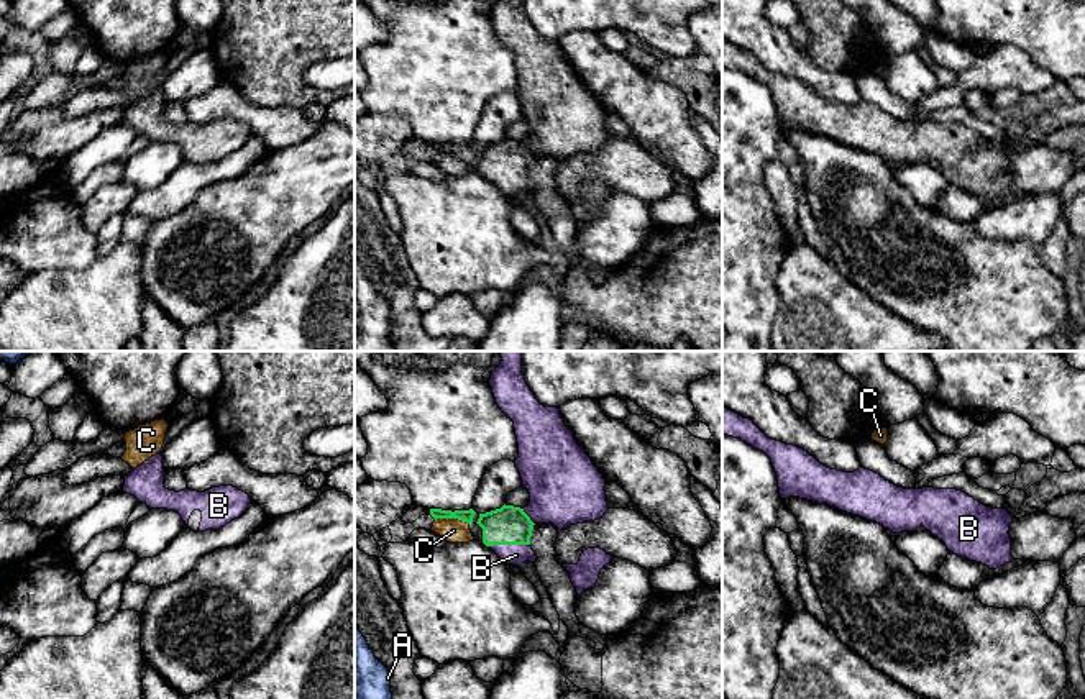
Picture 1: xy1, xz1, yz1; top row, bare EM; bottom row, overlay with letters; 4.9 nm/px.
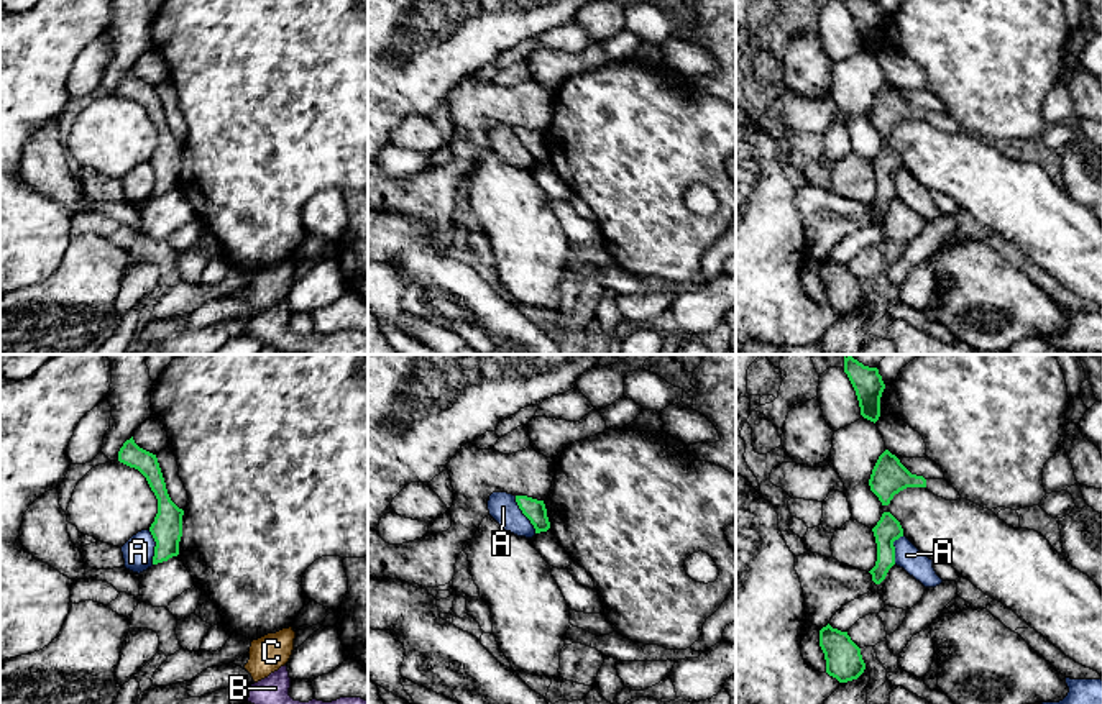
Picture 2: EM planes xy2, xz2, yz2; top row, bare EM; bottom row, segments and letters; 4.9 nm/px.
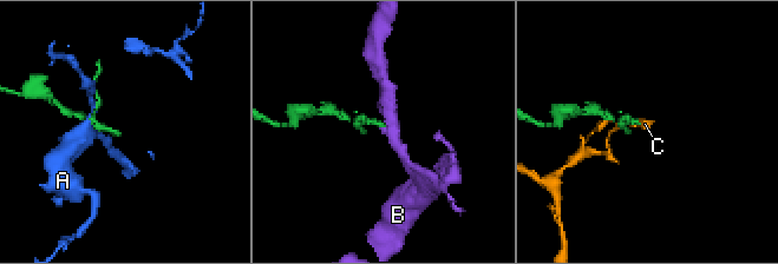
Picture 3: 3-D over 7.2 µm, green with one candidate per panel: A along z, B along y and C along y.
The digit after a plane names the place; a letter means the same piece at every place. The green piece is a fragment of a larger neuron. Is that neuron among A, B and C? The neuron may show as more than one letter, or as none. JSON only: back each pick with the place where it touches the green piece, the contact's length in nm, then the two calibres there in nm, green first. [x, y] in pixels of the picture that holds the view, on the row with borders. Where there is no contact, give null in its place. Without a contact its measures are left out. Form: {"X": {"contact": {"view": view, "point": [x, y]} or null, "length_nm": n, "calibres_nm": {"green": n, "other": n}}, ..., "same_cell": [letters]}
{"B": {"contact": {"view": "xz1", "point": [509, 543]}, "length_nm": 190, "calibres_nm": {"green": 190, "other": 100}}, "same_cell": ["B"]}

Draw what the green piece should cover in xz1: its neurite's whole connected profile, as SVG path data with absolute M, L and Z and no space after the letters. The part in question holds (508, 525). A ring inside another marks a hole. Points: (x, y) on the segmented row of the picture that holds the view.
M501 351L501 364L492 371L489 386L497 407L514 422L519 458L514 461L522 477L522 486L530 494L527 507L502 505L479 514L483 543L504 563L520 566L525 561L535 564L537 555L530 546L535 523L553 523L558 533L576 523L594 522L607 510L606 479L591 458L576 443L573 432L565 425L560 409L543 407L522 376L524 351Z

